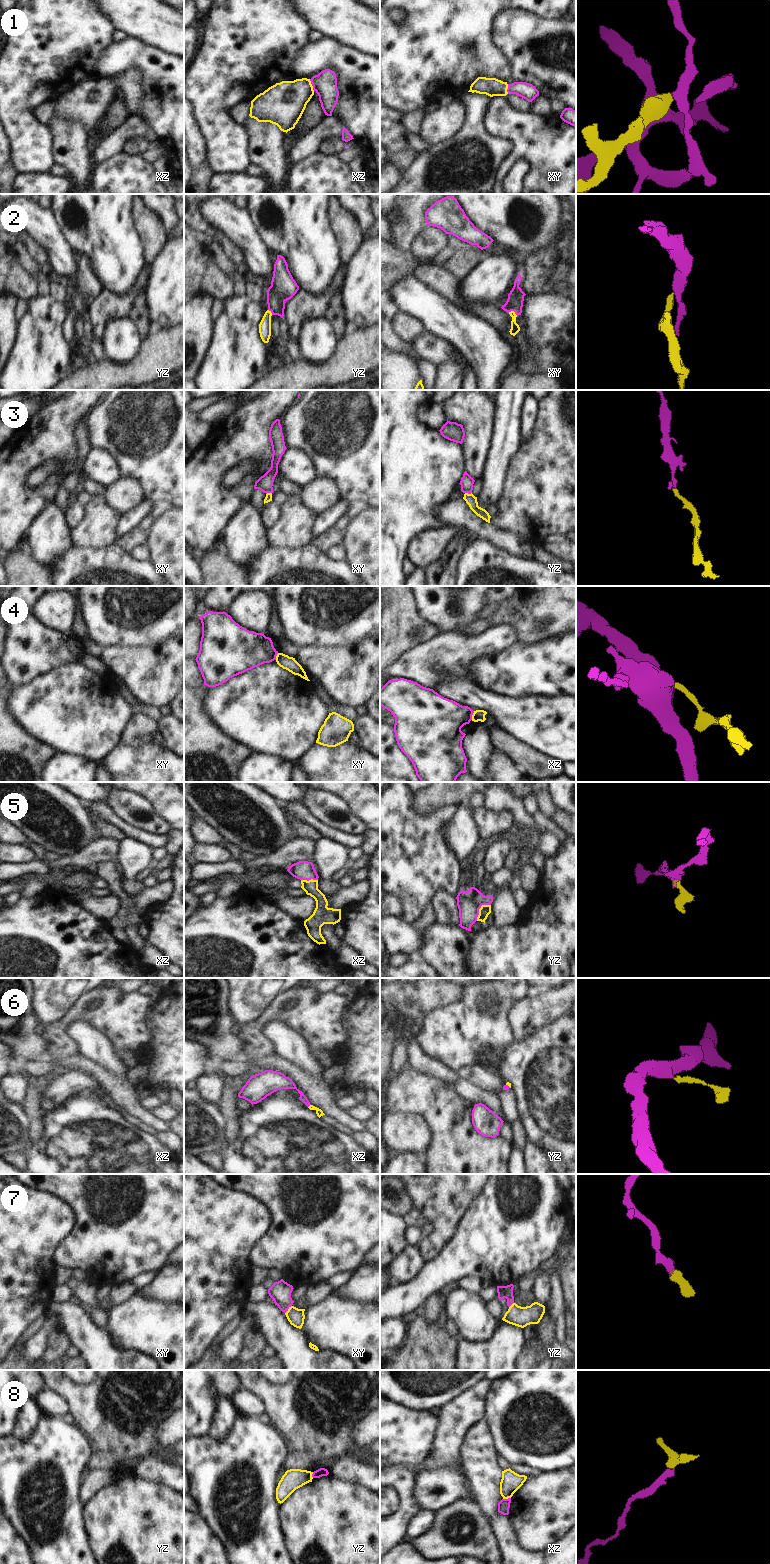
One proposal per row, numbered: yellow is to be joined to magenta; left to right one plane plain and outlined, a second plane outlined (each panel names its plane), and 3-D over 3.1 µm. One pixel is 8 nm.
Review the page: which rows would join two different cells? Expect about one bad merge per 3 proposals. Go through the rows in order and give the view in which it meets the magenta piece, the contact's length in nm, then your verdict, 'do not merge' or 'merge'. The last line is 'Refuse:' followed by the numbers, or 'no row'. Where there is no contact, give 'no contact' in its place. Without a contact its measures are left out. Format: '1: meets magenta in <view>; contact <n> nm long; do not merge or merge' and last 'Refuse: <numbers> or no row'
1: meets magenta in xz; contact 100 nm long; merge
2: meets magenta in xy; contact 80 nm long; merge
3: meets magenta in yz; contact 60 nm long; merge
4: meets magenta in xz; contact 80 nm long; do not merge
5: meets magenta in yz; contact 180 nm long; merge
6: meets magenta in xz; contact 40 nm long; merge
7: meets magenta in xy; contact 90 nm long; merge
8: meets magenta in xz; contact 70 nm long; do not merge
Refuse: 4, 8

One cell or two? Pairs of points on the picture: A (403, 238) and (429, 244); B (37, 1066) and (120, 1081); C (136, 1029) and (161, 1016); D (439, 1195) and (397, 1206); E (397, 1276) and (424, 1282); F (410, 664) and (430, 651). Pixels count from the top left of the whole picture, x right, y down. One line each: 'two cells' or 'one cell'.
A: two cells
B: one cell
C: two cells
D: two cells
E: two cells
F: one cell

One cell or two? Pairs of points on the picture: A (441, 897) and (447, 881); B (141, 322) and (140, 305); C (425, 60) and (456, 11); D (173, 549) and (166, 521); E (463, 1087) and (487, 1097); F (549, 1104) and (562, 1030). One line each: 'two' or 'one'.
A: two
B: one
C: one
D: one
E: one
F: one

